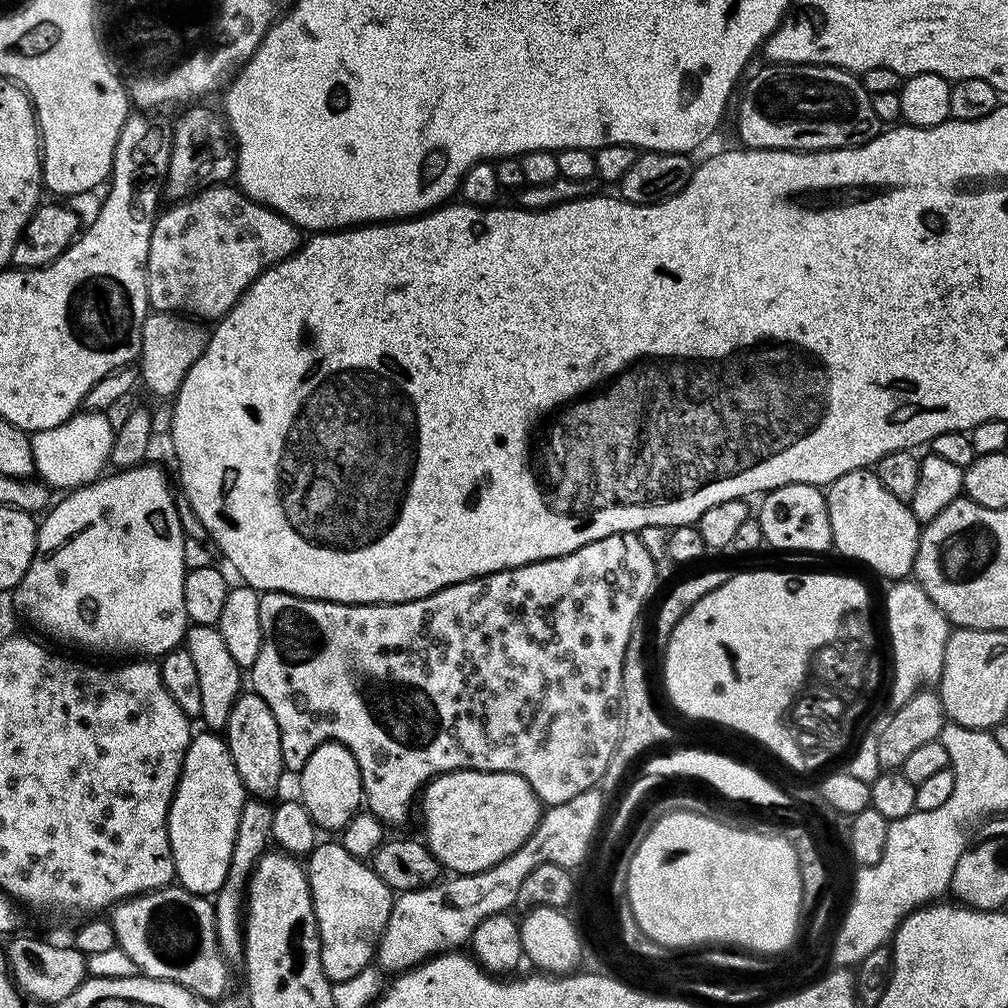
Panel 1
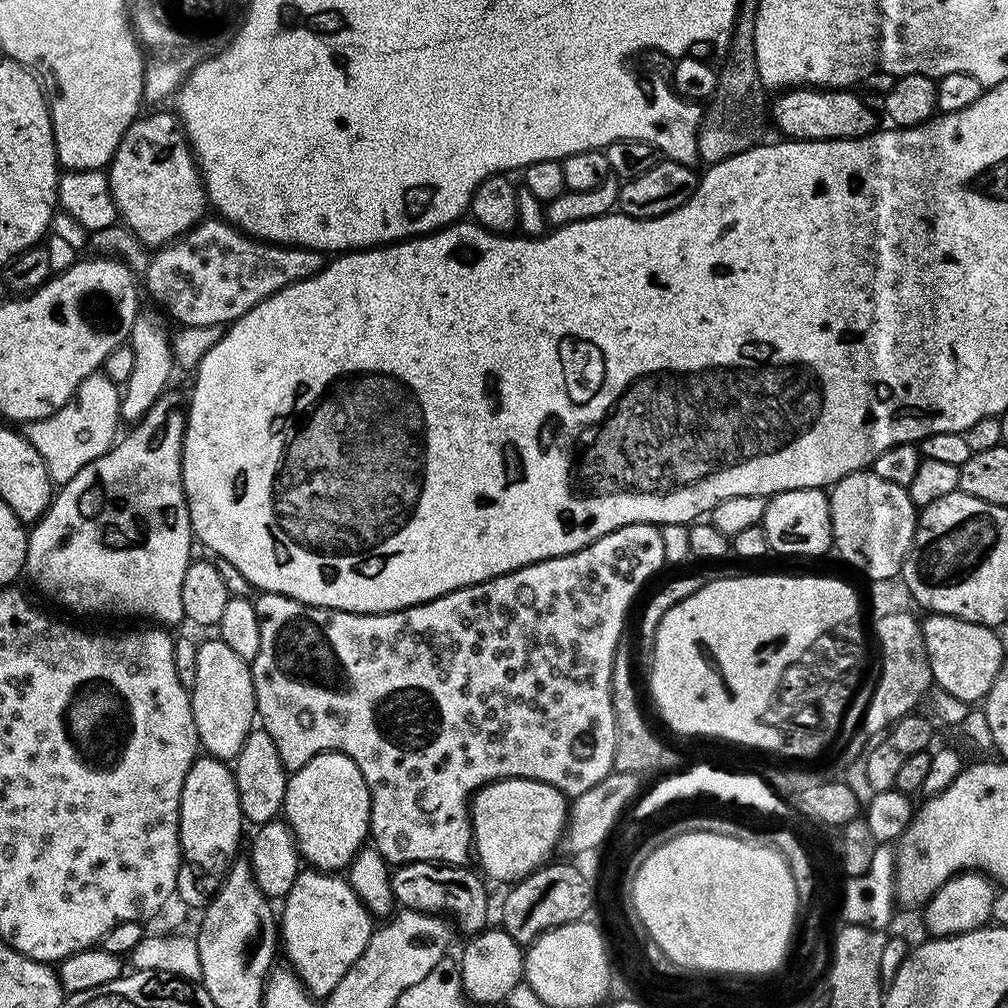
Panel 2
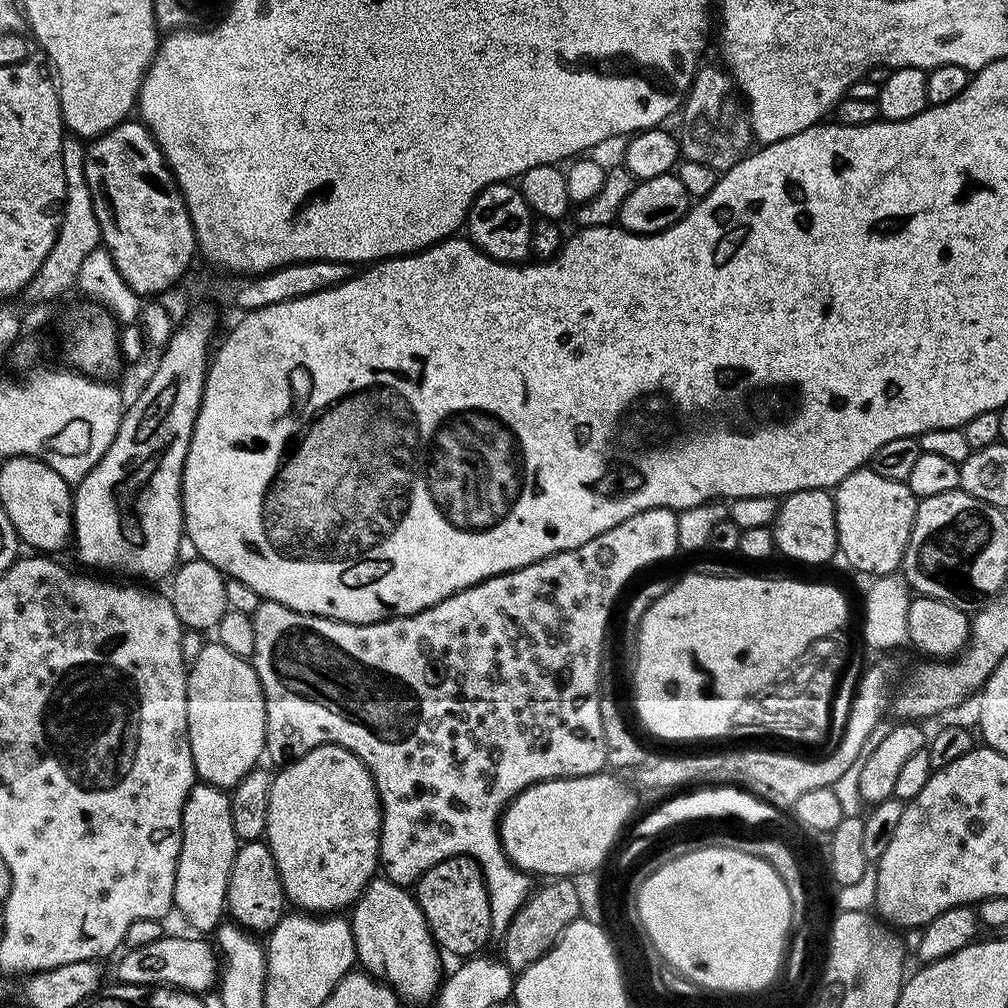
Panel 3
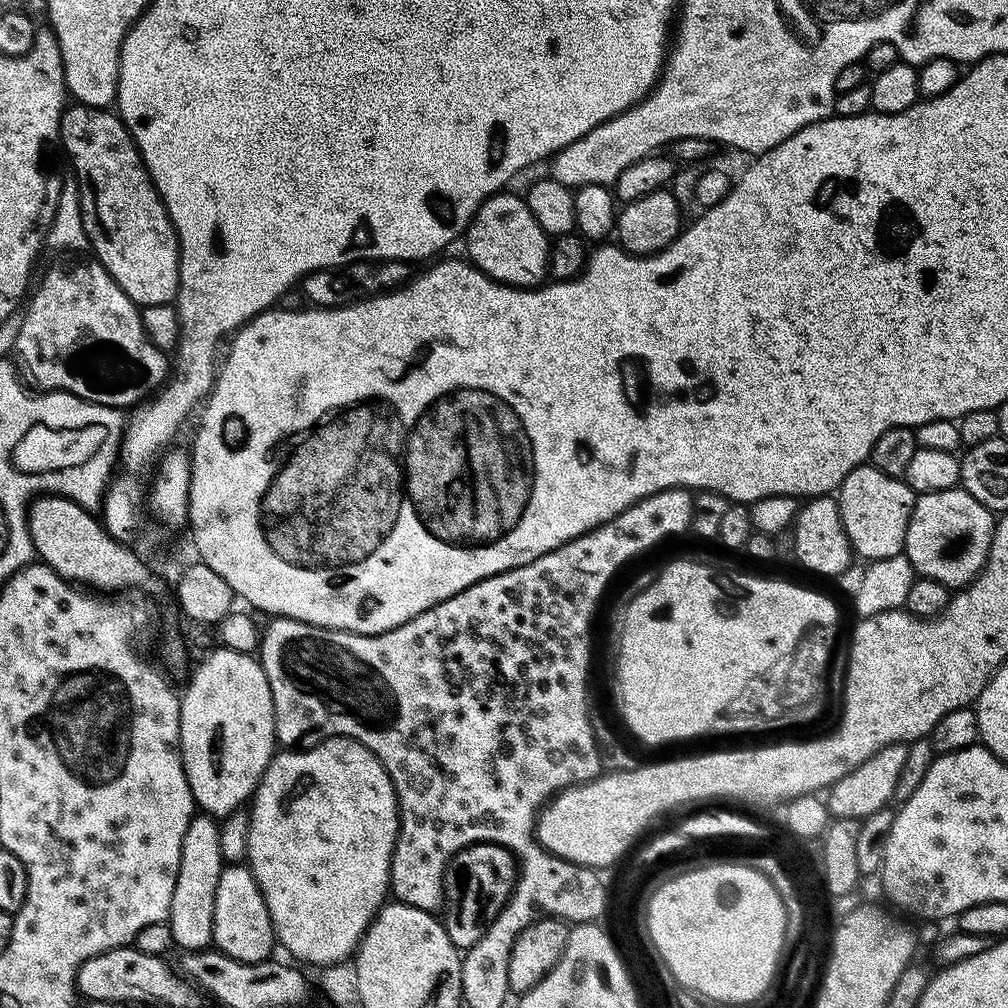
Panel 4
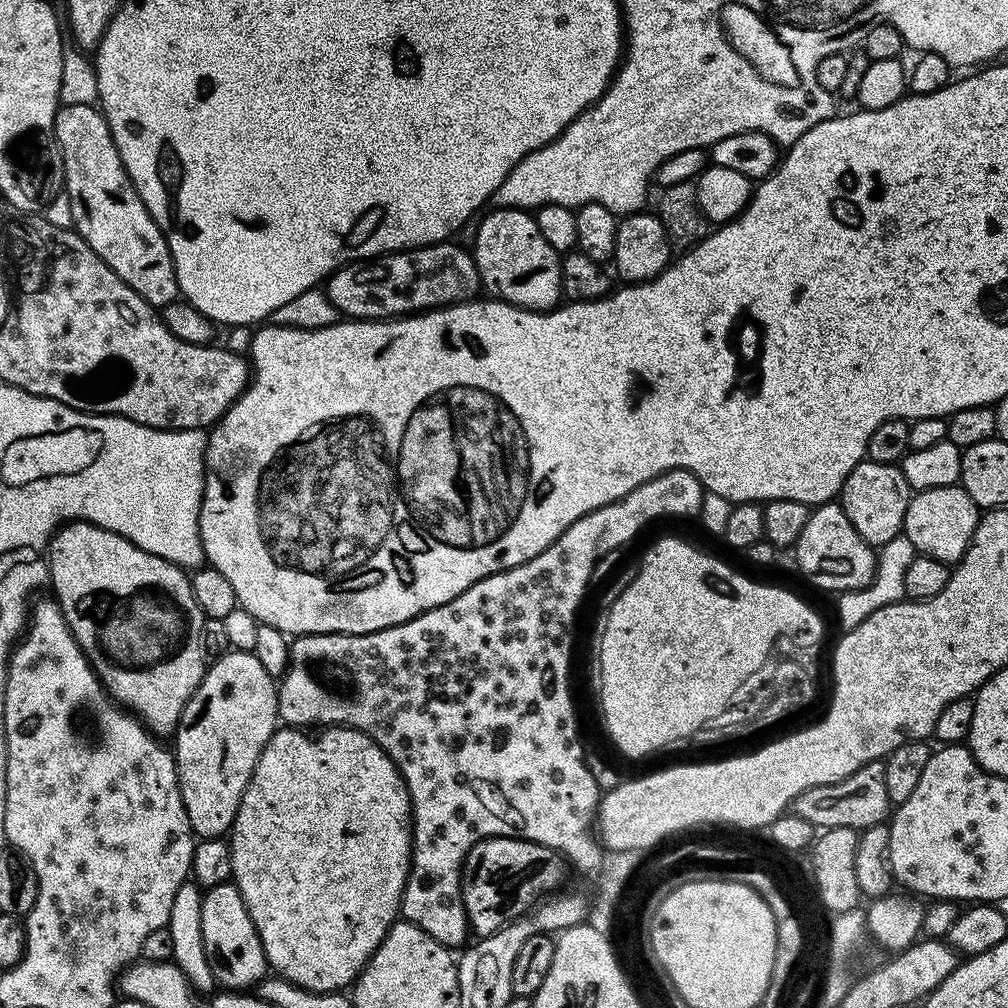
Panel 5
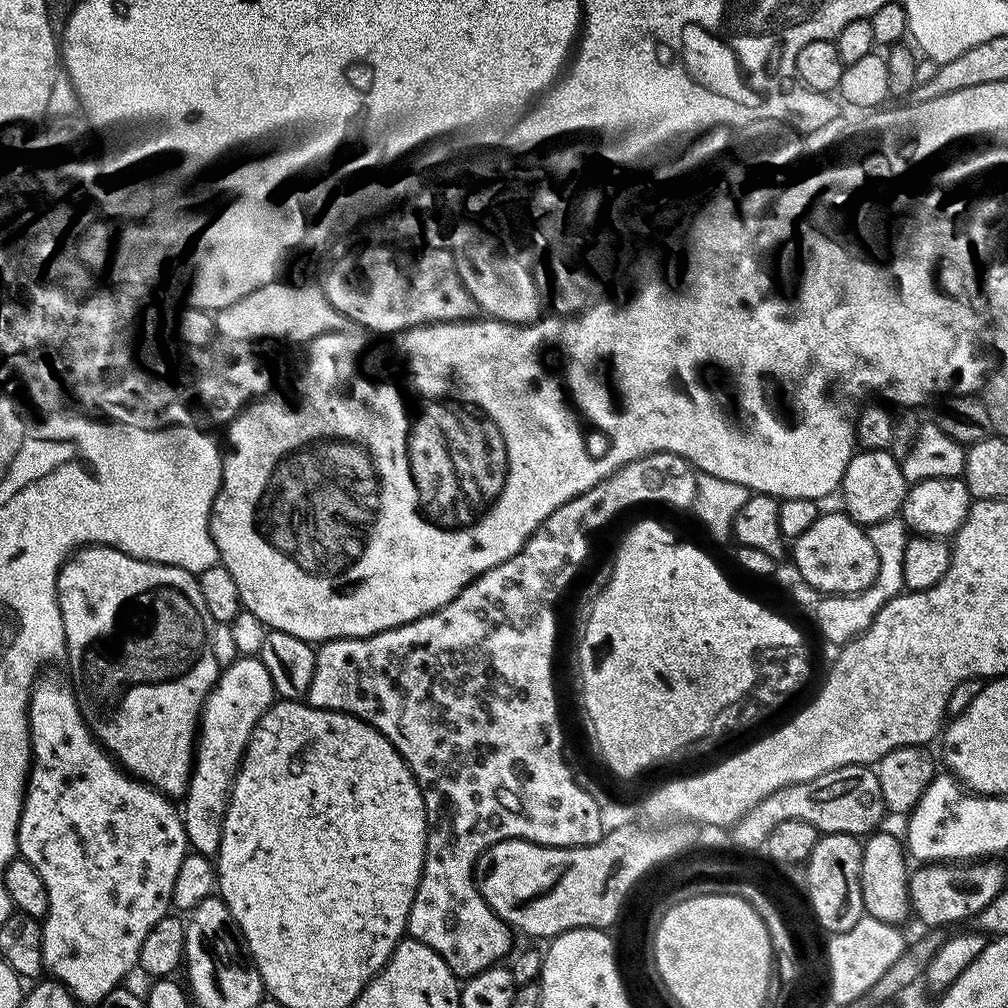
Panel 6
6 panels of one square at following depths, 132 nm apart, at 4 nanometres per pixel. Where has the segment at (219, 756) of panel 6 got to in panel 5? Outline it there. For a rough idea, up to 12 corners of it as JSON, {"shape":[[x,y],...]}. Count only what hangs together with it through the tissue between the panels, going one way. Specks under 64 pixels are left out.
{"shape":[[251,652],[204,673],[174,733],[197,837],[231,833],[280,720]]}

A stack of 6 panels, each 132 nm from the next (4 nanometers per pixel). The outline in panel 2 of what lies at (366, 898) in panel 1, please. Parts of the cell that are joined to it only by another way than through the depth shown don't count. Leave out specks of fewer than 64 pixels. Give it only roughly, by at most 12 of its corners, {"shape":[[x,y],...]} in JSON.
{"shape":[[302,870],[278,916],[287,963],[326,998],[374,917],[343,875]]}

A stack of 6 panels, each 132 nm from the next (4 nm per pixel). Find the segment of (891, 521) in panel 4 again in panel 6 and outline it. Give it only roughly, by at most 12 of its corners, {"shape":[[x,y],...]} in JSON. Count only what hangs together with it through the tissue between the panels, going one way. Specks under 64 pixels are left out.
{"shape":[[857,451],[838,489],[843,511],[871,526],[909,490],[891,451]]}

